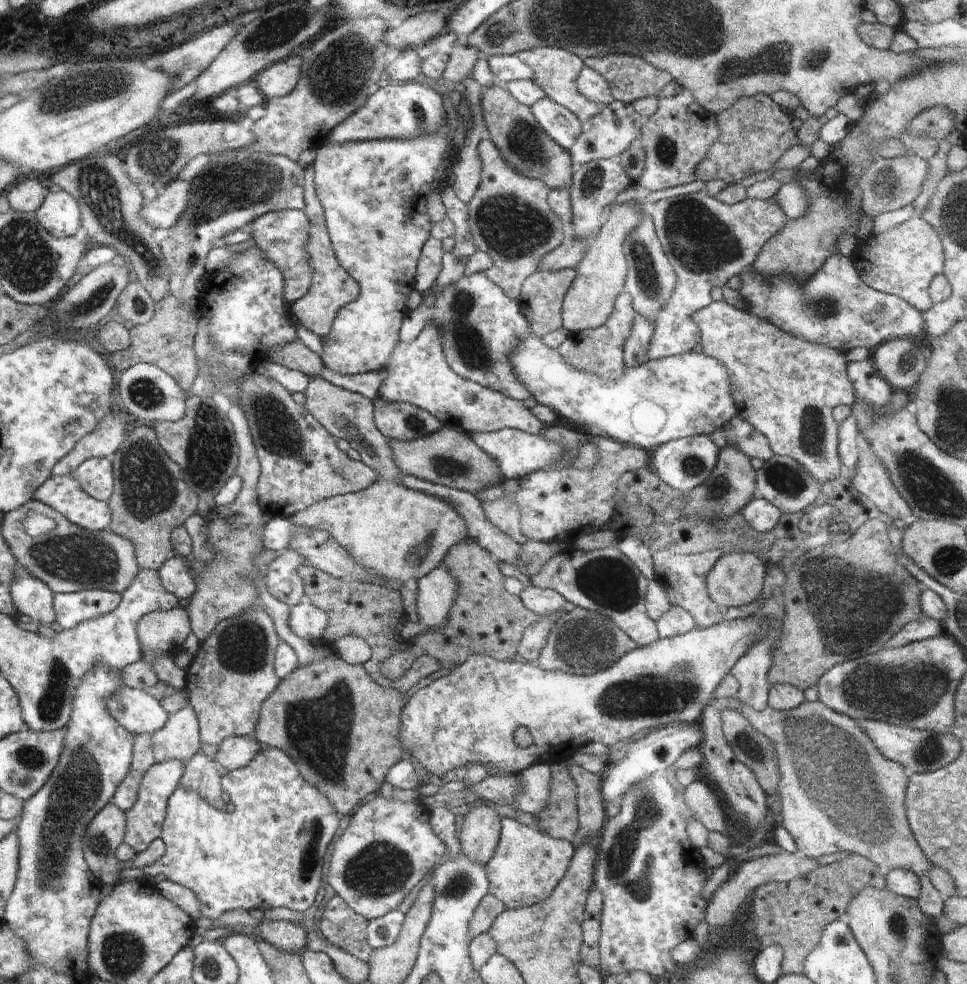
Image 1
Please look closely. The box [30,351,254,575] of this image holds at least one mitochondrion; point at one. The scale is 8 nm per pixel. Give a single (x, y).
(148, 487)

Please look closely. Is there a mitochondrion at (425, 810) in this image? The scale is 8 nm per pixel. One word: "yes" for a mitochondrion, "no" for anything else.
no

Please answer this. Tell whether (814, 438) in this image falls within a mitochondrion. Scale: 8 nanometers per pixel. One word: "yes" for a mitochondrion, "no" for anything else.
yes

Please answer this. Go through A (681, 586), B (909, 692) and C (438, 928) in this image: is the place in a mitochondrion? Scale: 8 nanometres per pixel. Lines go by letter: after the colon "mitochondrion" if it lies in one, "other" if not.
A: other
B: mitochondrion
C: other

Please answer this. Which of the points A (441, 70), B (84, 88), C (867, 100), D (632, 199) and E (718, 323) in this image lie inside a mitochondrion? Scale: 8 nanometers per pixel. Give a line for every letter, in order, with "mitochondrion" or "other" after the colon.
A: other
B: mitochondrion
C: other
D: other
E: other

